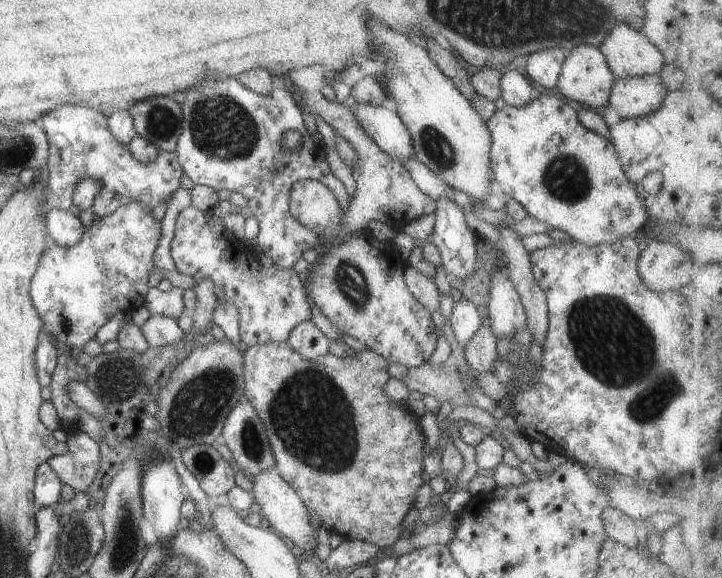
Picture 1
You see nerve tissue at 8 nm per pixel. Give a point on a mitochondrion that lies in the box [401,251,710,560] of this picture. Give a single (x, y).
(612, 344)

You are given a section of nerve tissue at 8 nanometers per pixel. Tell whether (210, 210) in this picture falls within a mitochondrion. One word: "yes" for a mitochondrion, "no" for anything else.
no

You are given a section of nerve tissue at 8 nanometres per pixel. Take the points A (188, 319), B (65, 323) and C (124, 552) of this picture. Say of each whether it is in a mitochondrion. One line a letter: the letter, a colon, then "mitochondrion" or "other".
A: other
B: mitochondrion
C: mitochondrion

